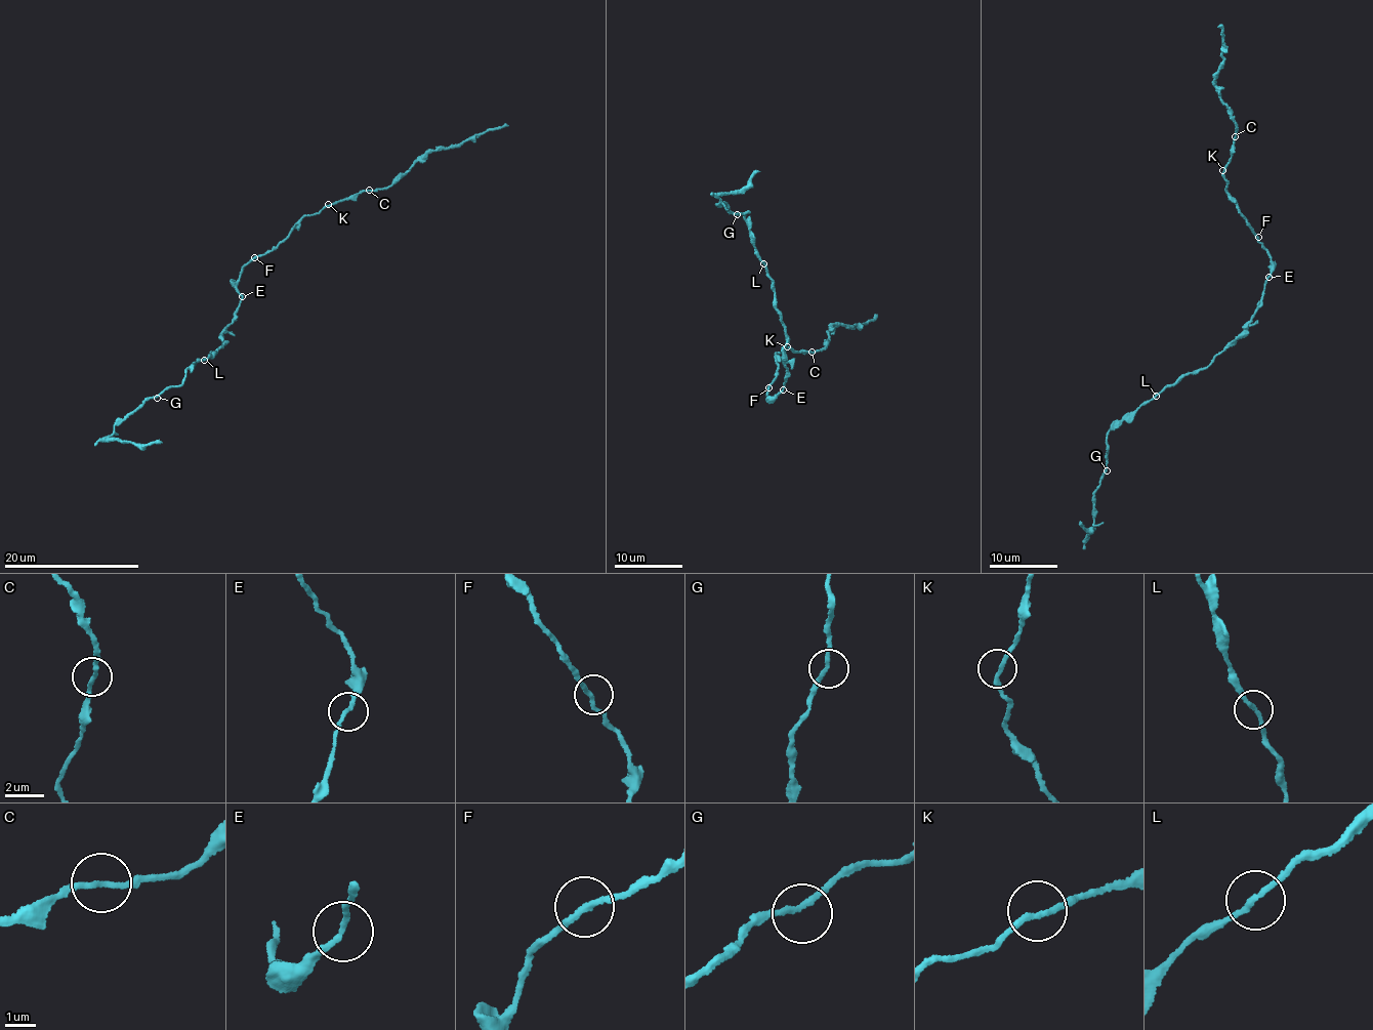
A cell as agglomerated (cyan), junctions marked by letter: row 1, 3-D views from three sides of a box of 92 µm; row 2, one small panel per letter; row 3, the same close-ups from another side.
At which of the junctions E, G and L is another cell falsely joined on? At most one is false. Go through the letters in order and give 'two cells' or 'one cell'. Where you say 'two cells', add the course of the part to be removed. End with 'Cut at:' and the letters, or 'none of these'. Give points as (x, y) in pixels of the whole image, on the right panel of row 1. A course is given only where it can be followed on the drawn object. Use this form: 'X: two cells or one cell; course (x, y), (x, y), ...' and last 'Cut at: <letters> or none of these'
E: one cell
G: one cell
L: one cell
Cut at: none of these

